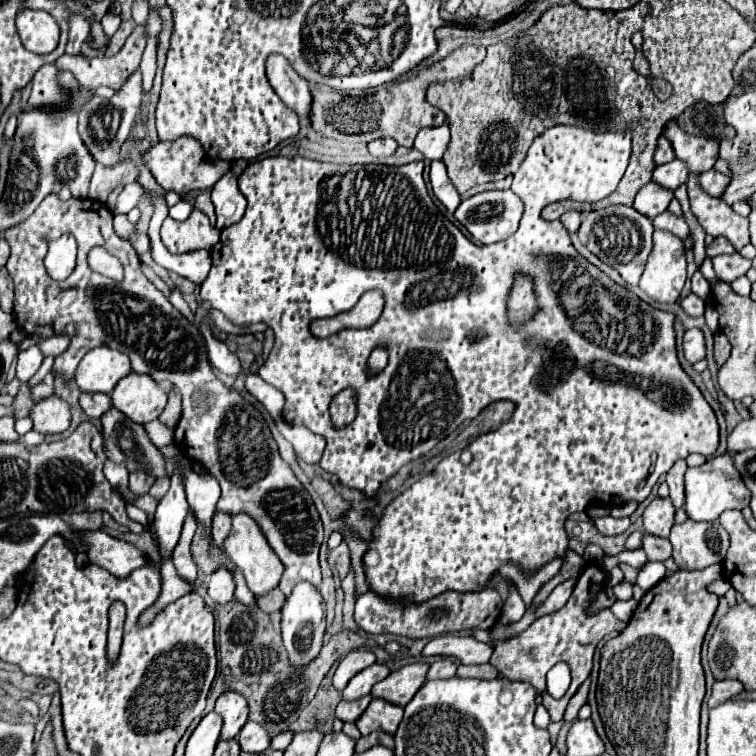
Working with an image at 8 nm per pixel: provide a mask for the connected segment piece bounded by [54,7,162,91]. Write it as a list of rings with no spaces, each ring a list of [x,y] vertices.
[[[150,7],[148,23],[144,23],[144,25],[136,25],[134,33],[126,39],[124,47],[122,47],[114,57],[87,57],[83,54],[64,54],[57,59],[54,65],[56,65],[58,69],[68,69],[68,71],[72,71],[72,73],[76,75],[78,83],[90,91],[95,90],[101,85],[112,87],[112,89],[120,89],[122,83],[124,83],[124,81],[138,69],[142,51],[144,51],[144,47],[146,47],[146,37],[148,37],[148,35],[158,35],[158,33],[160,33],[160,21],[162,21],[162,17],[160,17],[160,9],[158,9],[158,7]]]

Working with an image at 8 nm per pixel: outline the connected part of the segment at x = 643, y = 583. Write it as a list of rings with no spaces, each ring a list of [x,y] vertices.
[[[648,561],[644,567],[640,567],[640,571],[638,571],[638,581],[636,581],[636,583],[640,585],[640,589],[648,591],[648,589],[654,587],[658,581],[662,581],[664,575],[666,575],[664,563],[652,563],[652,561]]]

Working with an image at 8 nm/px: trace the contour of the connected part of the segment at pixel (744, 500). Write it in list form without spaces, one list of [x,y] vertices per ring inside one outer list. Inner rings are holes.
[[[726,453],[720,457],[706,459],[706,463],[700,467],[690,467],[686,471],[684,485],[686,485],[684,509],[688,513],[688,519],[694,519],[694,521],[716,521],[722,511],[744,509],[750,501],[750,491],[742,483],[740,473],[732,463],[732,455],[726,455]]]

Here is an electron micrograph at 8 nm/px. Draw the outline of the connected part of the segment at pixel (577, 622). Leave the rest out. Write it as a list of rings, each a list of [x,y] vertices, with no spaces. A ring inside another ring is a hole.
[[[588,563],[586,569],[582,571],[574,591],[572,591],[572,597],[568,599],[568,603],[560,611],[538,617],[524,633],[512,637],[510,645],[495,645],[493,648],[489,663],[498,669],[498,673],[502,677],[506,677],[510,681],[526,681],[534,689],[538,689],[540,695],[542,695],[542,705],[550,713],[550,721],[562,721],[562,715],[564,715],[564,709],[566,709],[570,697],[576,693],[576,689],[590,675],[592,655],[594,655],[598,641],[604,635],[608,635],[612,631],[622,631],[626,627],[626,623],[616,621],[614,615],[608,609],[588,613],[588,603],[594,601],[594,595],[598,595],[598,591],[604,589],[604,583],[606,583],[606,573],[600,569],[600,565]],[[558,661],[566,661],[570,665],[572,683],[570,683],[570,689],[566,691],[566,695],[562,699],[552,699],[546,693],[546,673]]]

